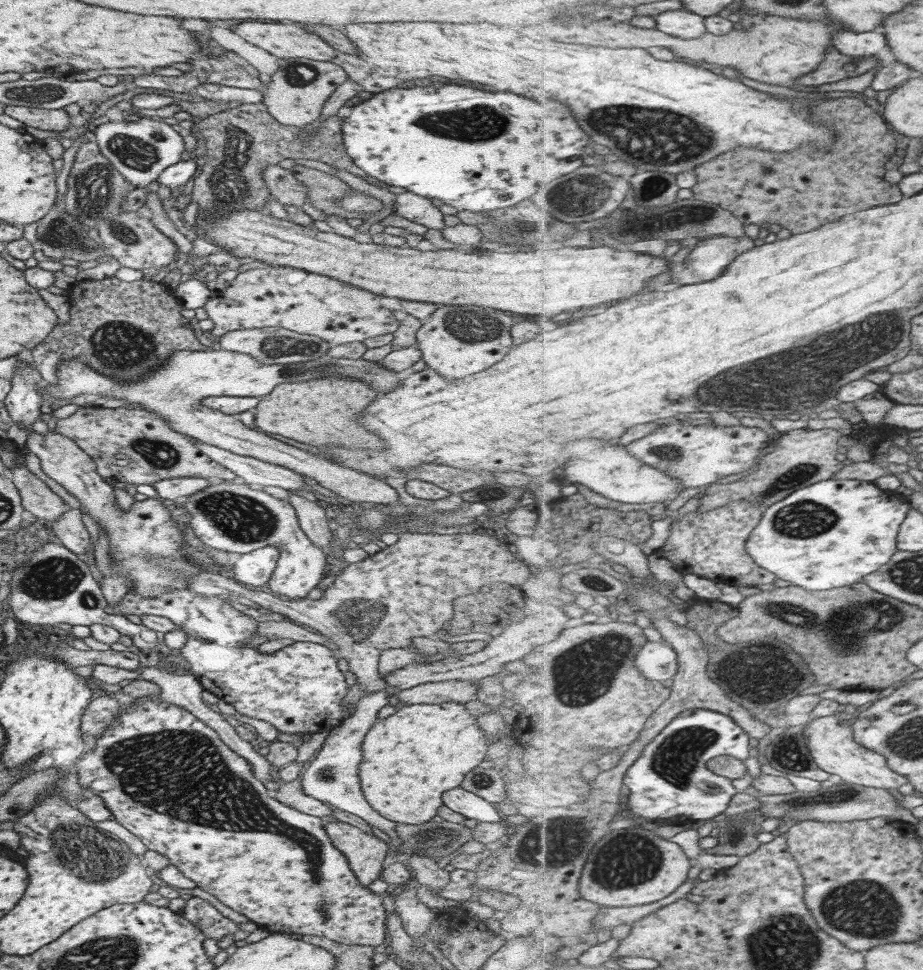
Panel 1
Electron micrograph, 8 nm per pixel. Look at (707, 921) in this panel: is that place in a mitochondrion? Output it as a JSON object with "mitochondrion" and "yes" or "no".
{"mitochondrion":"no"}

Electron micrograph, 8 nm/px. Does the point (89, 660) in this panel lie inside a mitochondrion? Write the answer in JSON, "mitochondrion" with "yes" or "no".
{"mitochondrion":"no"}

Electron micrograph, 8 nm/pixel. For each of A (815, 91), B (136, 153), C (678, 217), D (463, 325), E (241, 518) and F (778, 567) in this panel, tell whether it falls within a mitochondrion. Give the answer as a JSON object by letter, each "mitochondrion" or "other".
{"A":"other","B":"mitochondrion","C":"mitochondrion","D":"mitochondrion","E":"mitochondrion","F":"other"}

